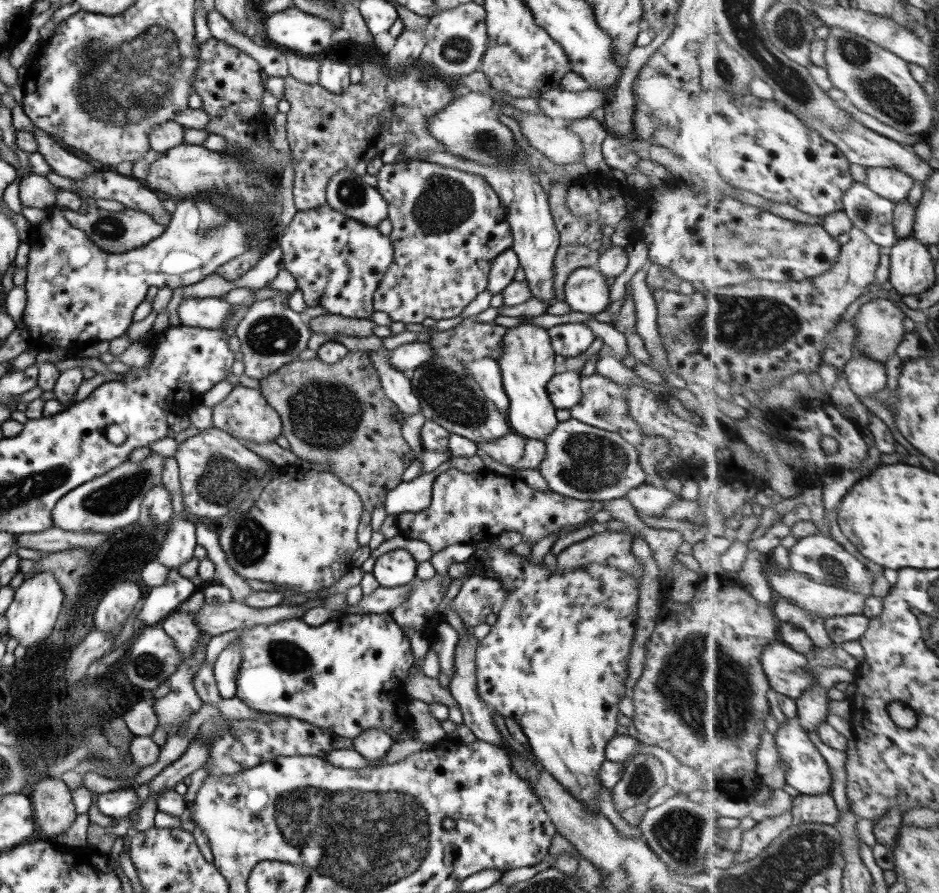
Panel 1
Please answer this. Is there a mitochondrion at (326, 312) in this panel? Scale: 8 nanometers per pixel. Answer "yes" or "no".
no

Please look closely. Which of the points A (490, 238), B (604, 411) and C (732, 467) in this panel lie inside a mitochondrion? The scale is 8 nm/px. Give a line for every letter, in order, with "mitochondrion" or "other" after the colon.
A: other
B: mitochondrion
C: other

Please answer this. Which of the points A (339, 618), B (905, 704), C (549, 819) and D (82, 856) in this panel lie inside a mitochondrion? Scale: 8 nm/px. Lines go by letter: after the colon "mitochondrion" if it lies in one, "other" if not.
A: other
B: other
C: other
D: other

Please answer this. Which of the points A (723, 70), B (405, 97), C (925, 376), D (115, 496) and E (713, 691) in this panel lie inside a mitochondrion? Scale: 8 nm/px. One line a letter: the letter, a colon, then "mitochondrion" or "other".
A: mitochondrion
B: other
C: other
D: mitochondrion
E: mitochondrion

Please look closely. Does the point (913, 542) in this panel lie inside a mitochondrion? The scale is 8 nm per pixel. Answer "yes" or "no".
no

